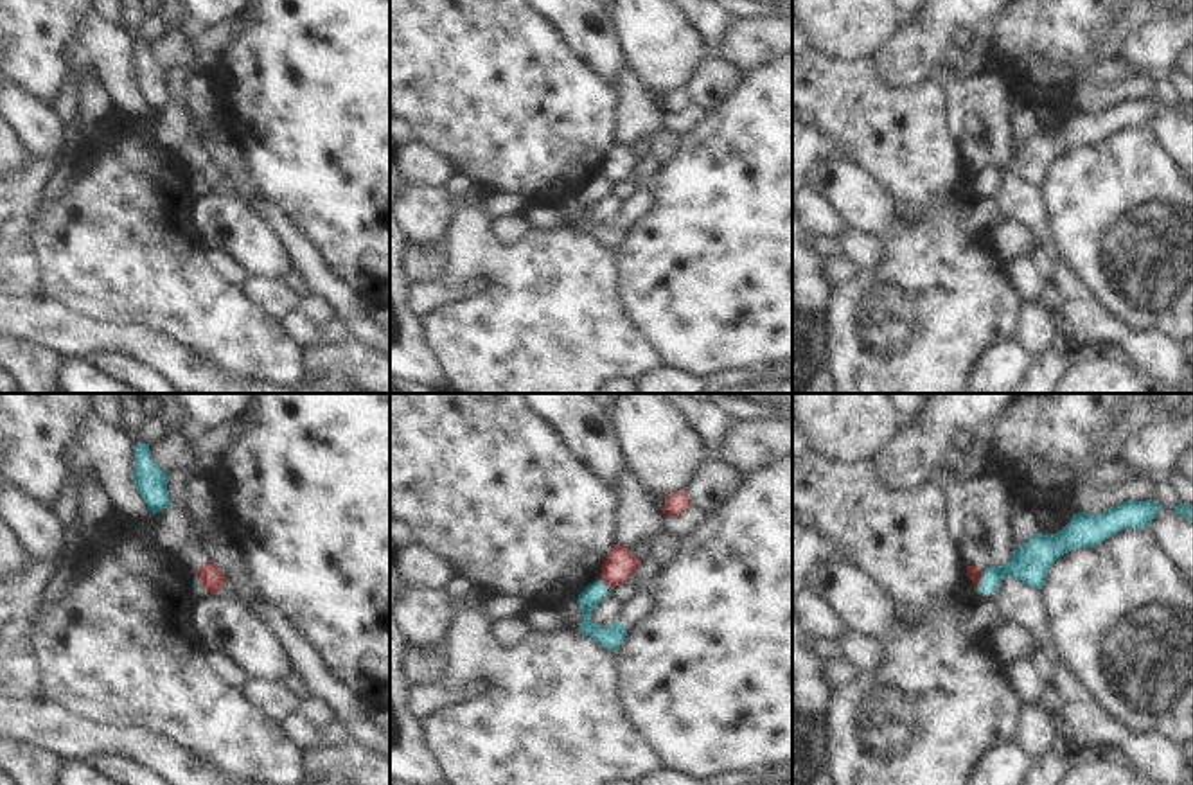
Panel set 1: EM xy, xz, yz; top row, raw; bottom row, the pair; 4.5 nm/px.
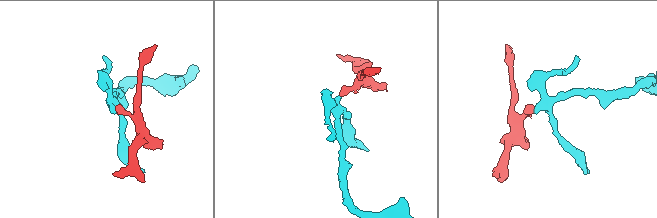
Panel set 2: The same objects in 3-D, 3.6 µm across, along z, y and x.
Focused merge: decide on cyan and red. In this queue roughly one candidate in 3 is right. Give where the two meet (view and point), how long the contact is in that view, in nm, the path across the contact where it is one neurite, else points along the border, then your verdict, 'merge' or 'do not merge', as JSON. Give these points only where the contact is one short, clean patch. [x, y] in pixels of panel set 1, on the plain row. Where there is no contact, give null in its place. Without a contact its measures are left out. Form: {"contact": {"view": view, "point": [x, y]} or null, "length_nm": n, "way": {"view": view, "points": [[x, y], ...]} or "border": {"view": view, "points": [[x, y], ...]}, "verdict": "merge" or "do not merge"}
{"contact": {"view": "yz", "point": [981, 176]}, "length_nm": 70, "border": {"view": "yz", "points": [[983, 169], [978, 182]]}, "verdict": "do not merge"}

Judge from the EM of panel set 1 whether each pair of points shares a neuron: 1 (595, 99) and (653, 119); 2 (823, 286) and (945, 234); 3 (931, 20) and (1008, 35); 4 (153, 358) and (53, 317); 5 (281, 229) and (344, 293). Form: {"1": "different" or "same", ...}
{"1": "different", "2": "different", "3": "different", "4": "same", "5": "same"}

